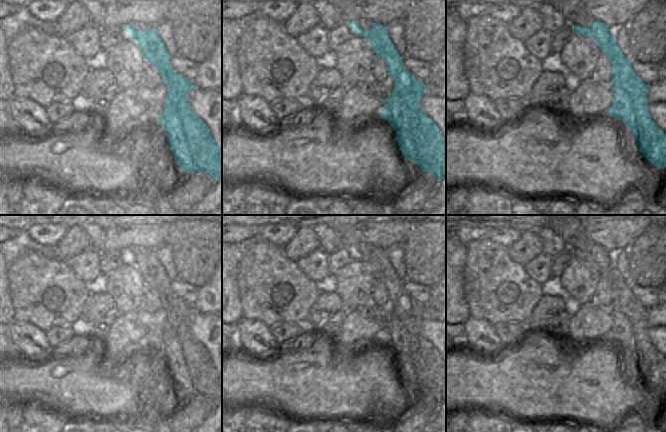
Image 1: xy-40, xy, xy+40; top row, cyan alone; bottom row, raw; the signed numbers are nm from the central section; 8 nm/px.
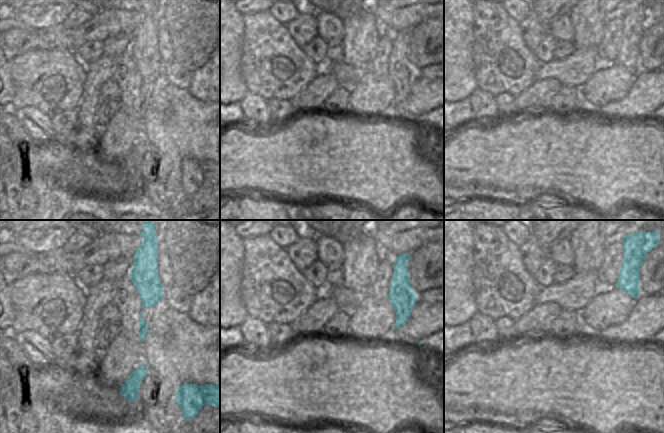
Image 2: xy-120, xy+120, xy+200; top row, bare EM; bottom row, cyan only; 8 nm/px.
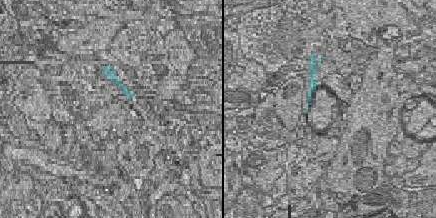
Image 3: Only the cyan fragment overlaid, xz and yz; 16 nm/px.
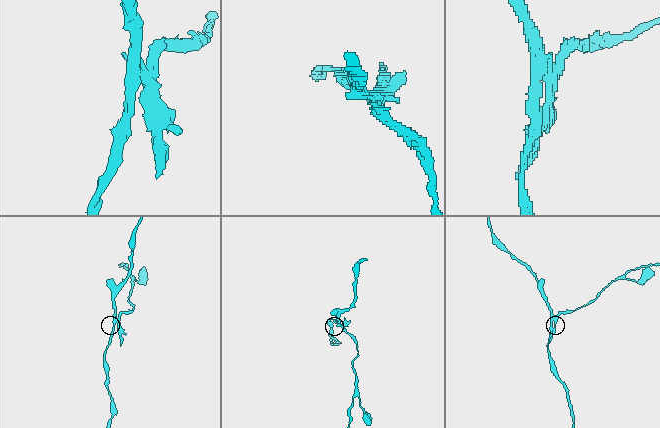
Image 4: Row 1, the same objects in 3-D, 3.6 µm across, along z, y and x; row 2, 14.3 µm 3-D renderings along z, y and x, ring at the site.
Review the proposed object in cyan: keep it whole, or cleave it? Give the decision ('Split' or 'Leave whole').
Split.

